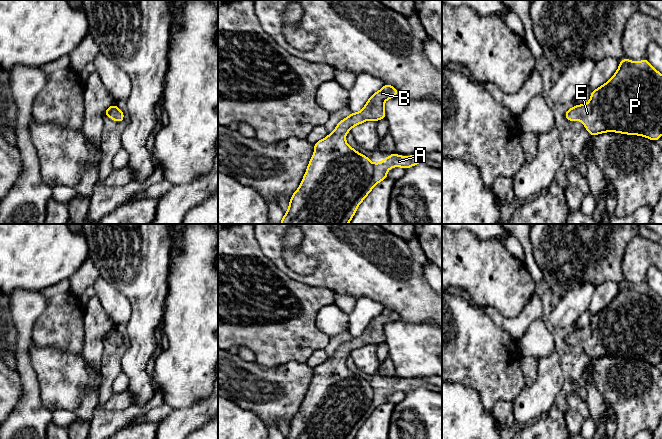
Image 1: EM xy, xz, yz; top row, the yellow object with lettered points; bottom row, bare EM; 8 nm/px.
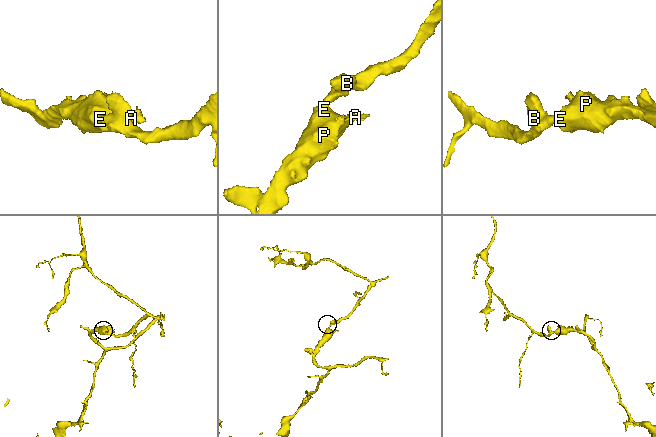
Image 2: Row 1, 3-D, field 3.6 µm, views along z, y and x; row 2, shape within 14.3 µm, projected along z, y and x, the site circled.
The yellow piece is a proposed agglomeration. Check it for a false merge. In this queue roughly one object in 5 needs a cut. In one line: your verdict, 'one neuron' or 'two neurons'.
one neuron

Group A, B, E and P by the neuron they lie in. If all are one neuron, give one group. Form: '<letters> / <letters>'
A B E P

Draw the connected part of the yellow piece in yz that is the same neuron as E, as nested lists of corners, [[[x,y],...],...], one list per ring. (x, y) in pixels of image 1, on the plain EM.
[[[625,282],[619,288],[613,301],[591,316],[588,327],[575,329],[566,335],[565,341],[569,345],[579,343],[591,360],[604,356],[618,356],[639,359],[657,365],[662,360],[662,298],[645,282],[641,286],[633,286]]]

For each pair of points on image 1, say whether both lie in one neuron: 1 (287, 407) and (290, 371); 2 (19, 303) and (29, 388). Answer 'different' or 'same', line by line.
1: same
2: same

